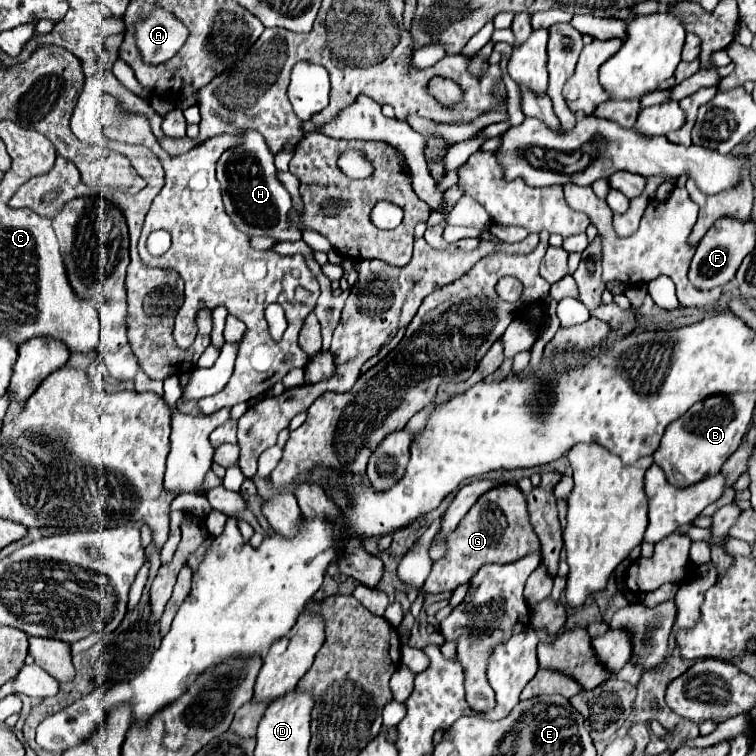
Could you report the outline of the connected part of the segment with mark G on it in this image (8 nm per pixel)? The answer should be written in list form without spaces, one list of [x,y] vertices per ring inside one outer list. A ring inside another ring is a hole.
[[[513,485],[495,487],[479,497],[479,501],[461,519],[457,531],[447,537],[447,555],[443,555],[443,559],[433,561],[433,569],[419,597],[411,605],[411,613],[415,617],[419,615],[427,593],[455,591],[459,585],[471,581],[471,577],[475,575],[475,571],[479,571],[479,567],[483,567],[483,563],[513,563],[539,549],[541,545],[531,529],[523,493]]]

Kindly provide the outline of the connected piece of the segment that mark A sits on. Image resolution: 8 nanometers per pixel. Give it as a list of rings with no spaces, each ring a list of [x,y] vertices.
[[[159,9],[135,21],[135,39],[139,55],[147,65],[159,65],[175,57],[179,47],[187,41],[187,27],[175,15]]]

